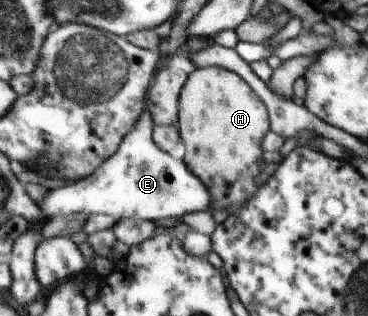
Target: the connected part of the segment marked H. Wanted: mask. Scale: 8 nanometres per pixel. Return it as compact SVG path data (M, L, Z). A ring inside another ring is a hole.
M221 66L198 68L188 78L180 100L180 132L185 145L184 162L211 194L211 211L229 210L233 213L248 199L255 196L258 187L255 178L264 170L262 140L269 130L268 107L251 86L235 72Z

